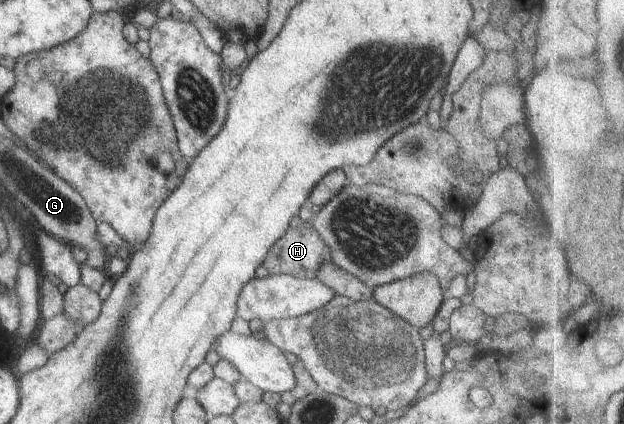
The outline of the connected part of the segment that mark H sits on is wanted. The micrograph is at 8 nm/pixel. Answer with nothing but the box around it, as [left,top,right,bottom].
[263,216,331,278]

